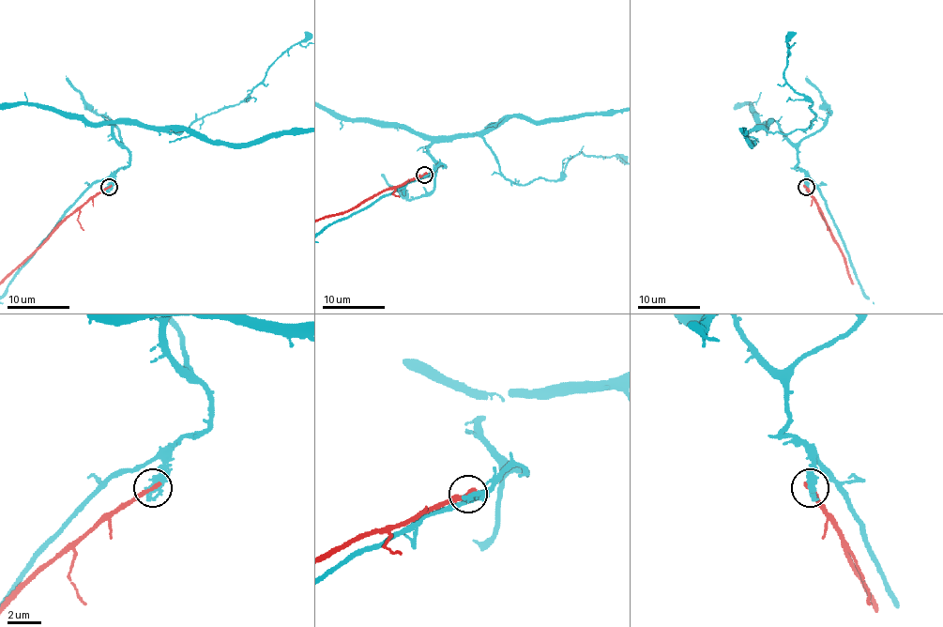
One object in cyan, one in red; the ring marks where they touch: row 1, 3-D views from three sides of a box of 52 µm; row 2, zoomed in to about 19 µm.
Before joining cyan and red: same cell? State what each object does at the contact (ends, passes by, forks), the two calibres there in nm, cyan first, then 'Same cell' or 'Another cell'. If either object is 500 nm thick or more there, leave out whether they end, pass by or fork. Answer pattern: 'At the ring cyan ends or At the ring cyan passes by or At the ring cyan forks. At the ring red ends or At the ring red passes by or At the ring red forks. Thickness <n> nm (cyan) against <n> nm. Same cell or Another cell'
Thickness 500 nm (cyan) against 300 nm. Another cell

